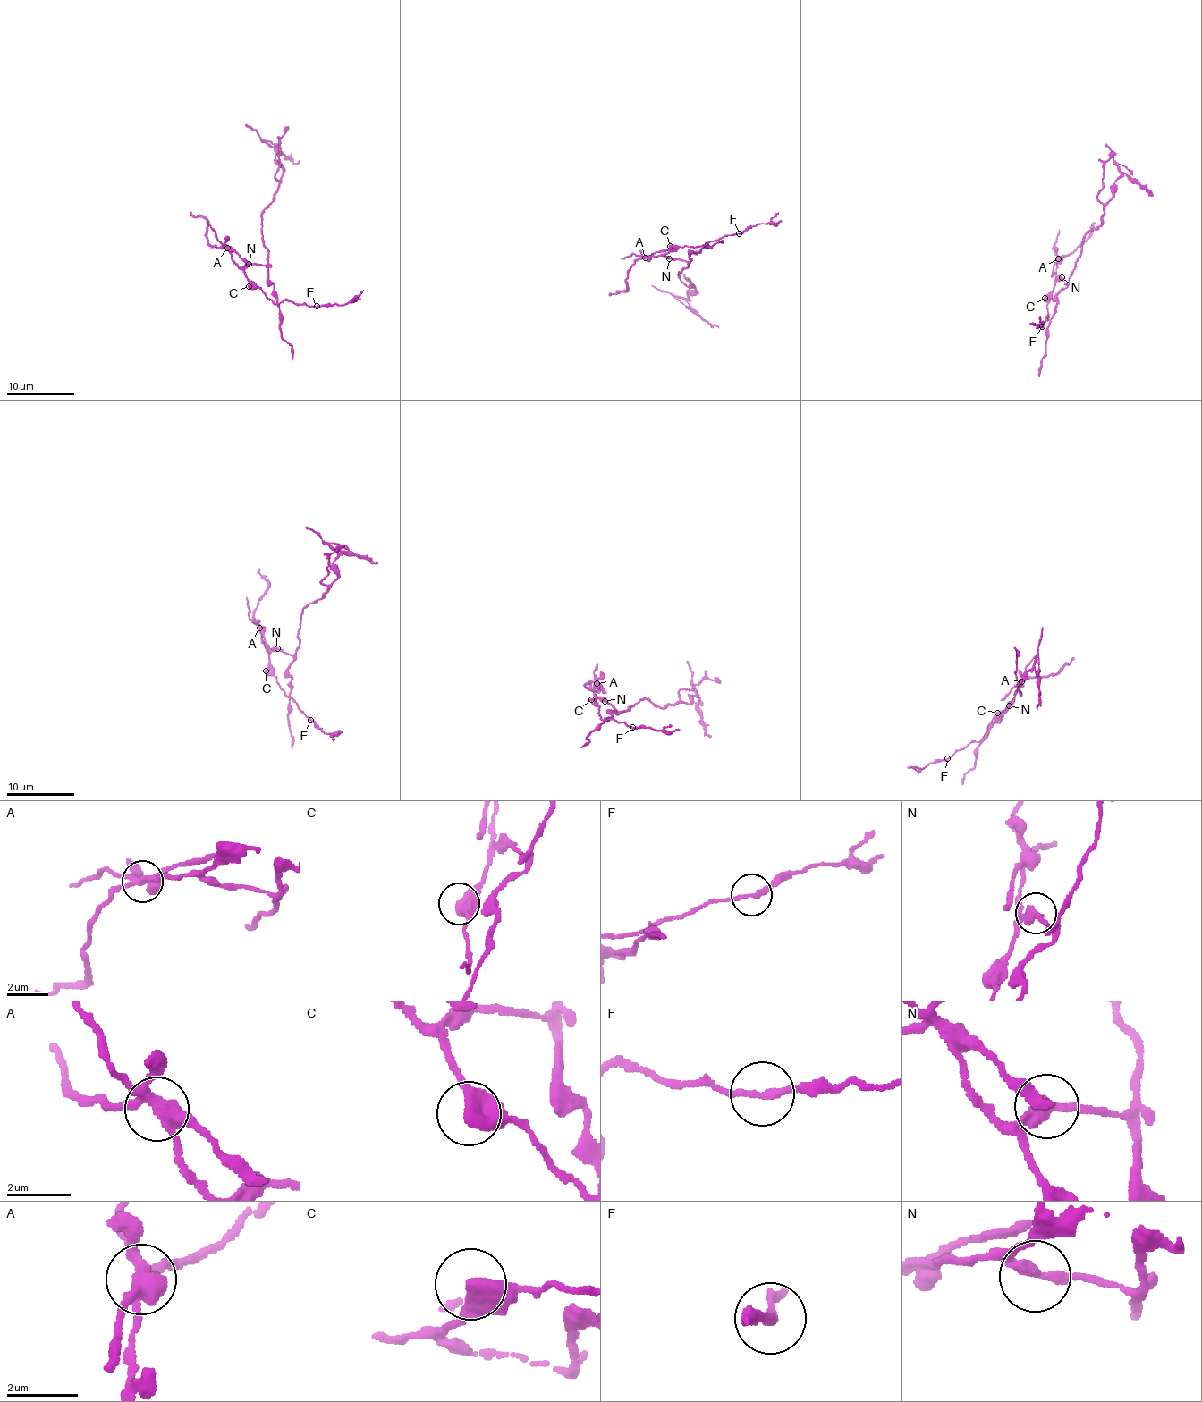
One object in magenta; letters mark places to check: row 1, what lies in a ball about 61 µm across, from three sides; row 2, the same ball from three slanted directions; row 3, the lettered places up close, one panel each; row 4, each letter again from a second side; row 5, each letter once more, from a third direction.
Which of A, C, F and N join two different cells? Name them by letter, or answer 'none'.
A, N

